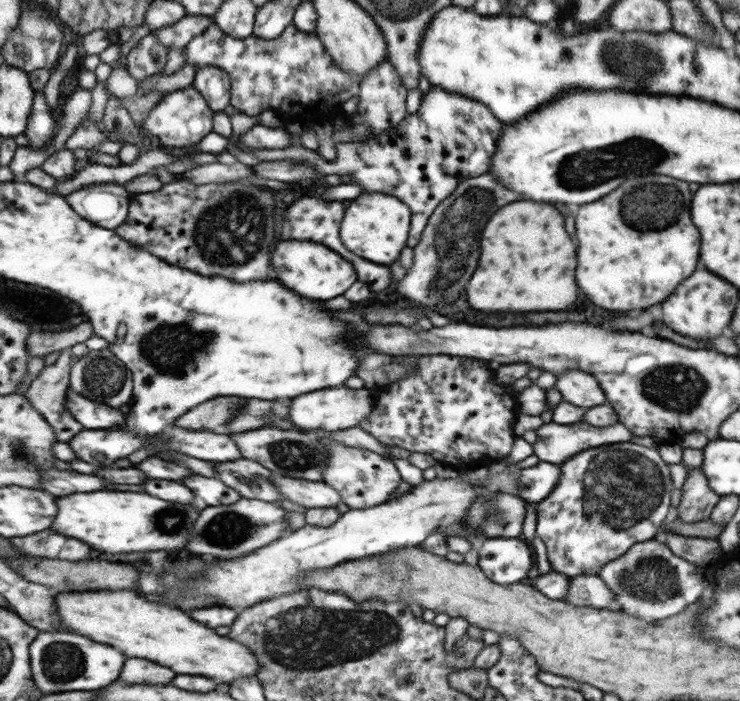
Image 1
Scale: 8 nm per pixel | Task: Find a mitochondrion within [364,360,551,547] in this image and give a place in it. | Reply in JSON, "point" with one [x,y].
{"point":[494,514]}

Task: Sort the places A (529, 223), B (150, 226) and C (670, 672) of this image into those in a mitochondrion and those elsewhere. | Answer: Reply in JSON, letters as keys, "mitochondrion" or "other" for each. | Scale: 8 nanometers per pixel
{"A":"other","B":"other","C":"other"}

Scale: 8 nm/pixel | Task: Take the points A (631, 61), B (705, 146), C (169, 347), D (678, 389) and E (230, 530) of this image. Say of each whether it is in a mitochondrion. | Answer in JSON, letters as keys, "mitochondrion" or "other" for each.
{"A":"mitochondrion","B":"other","C":"mitochondrion","D":"mitochondrion","E":"mitochondrion"}

